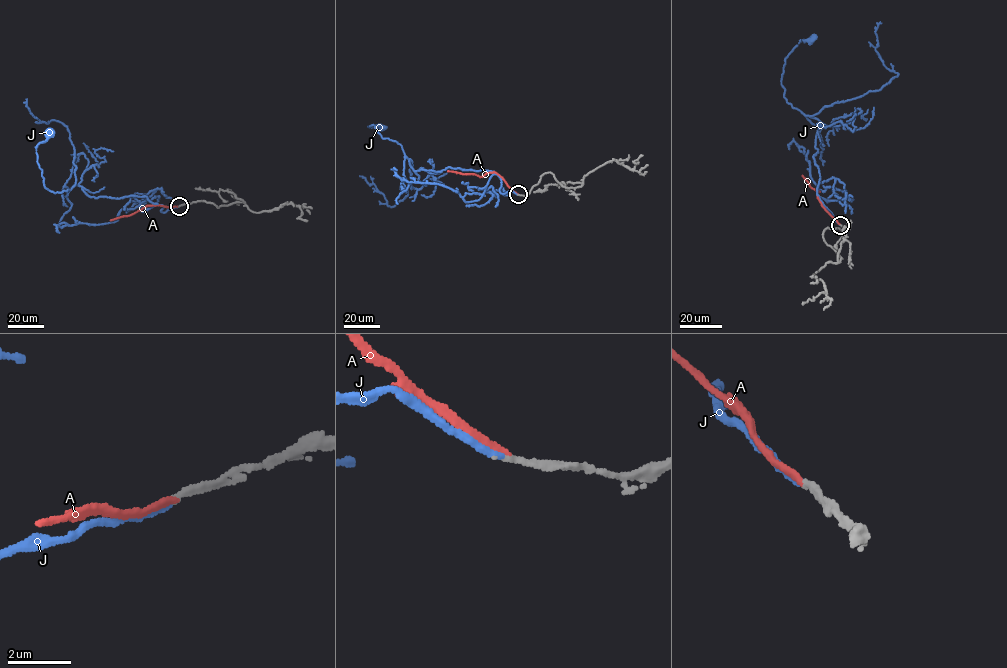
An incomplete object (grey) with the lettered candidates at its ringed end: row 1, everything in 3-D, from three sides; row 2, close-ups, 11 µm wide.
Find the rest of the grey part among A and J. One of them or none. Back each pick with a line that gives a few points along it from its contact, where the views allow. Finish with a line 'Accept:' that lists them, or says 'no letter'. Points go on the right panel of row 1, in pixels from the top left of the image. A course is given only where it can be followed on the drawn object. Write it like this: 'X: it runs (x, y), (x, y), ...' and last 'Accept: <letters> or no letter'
J: it runs (840, 225), (817, 194), (813, 155), (822, 124), (787, 102), (782, 85), (785, 59), (811, 38)
Accept: J

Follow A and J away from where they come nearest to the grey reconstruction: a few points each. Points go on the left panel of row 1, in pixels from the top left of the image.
A: (179, 206), (148, 205), (110, 220)
J: (179, 206), (163, 212), (163, 206), (146, 196), (94, 198), (77, 185), (50, 191), (35, 147), (48, 133)

